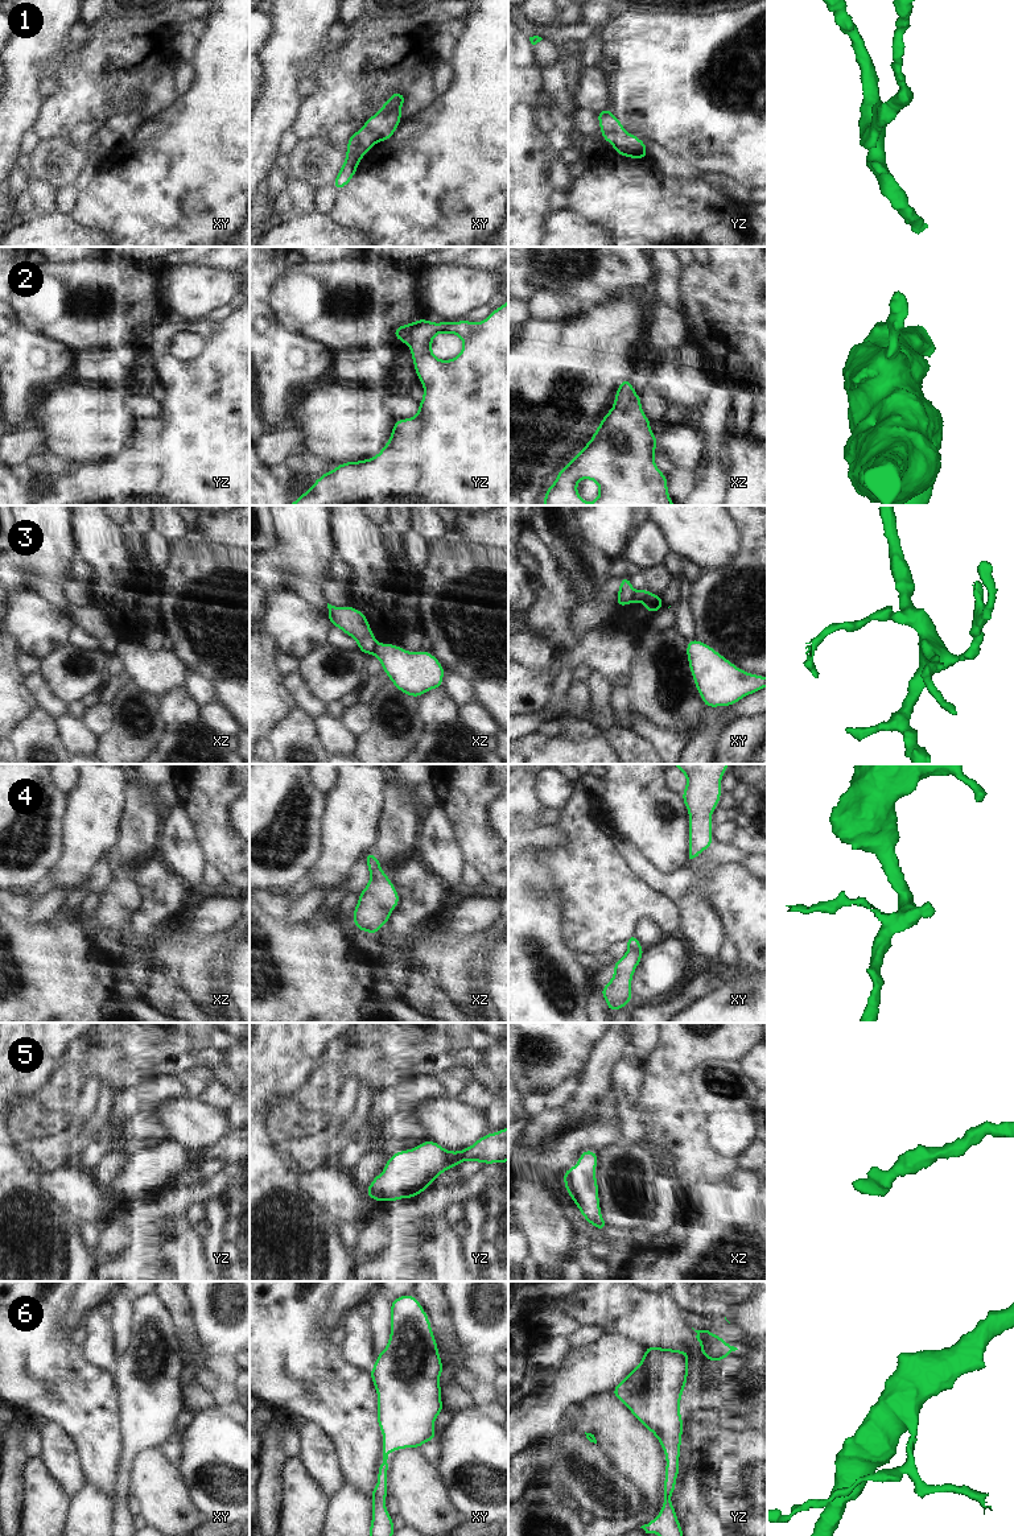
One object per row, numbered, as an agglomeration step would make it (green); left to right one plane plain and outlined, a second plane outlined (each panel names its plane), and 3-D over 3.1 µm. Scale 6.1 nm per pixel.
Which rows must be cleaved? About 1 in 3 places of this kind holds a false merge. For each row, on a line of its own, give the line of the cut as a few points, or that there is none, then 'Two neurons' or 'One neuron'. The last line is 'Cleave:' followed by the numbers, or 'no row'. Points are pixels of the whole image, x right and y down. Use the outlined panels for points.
1: No split. One neuron
2: No split. One neuron
3: Split along xy (637, 591), (631, 601). Two neurons
4: Split along xy (639, 945), (629, 950). Two neurons
5: No split. One neuron
6: No split. One neuron
Cleave: 3, 4

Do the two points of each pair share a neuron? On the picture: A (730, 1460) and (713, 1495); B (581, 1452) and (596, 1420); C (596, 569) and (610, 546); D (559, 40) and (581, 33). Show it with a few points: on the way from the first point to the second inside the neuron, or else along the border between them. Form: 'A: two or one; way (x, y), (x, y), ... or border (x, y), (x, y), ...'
A: two; border (707, 1479), (714, 1481), (726, 1494)
B: two; border (596, 1444), (615, 1468)
C: two; border (580, 536), (609, 560)
D: one; way (564, 34), (576, 33)

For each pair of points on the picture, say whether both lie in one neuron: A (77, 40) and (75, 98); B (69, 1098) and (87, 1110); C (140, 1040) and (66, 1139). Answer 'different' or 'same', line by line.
A: different
B: different
C: different

